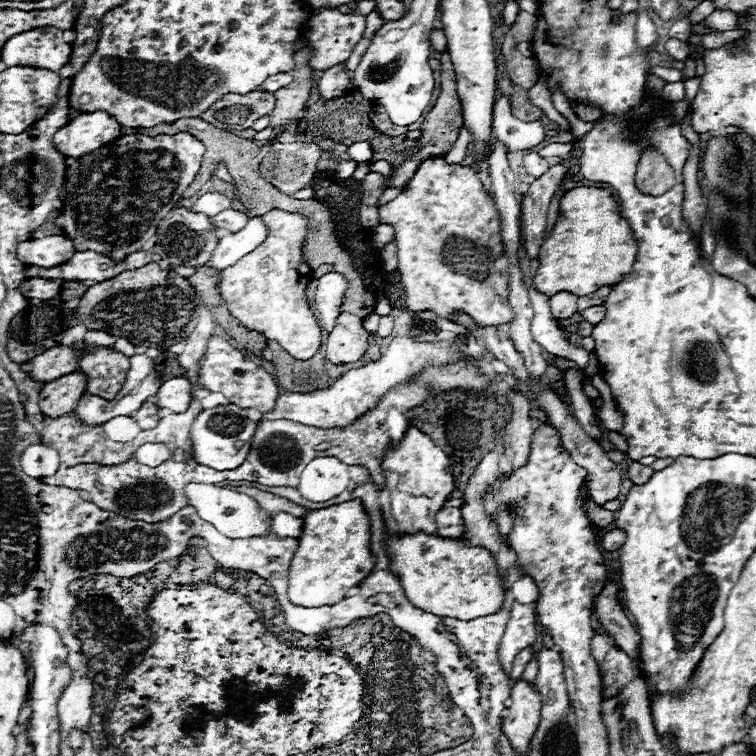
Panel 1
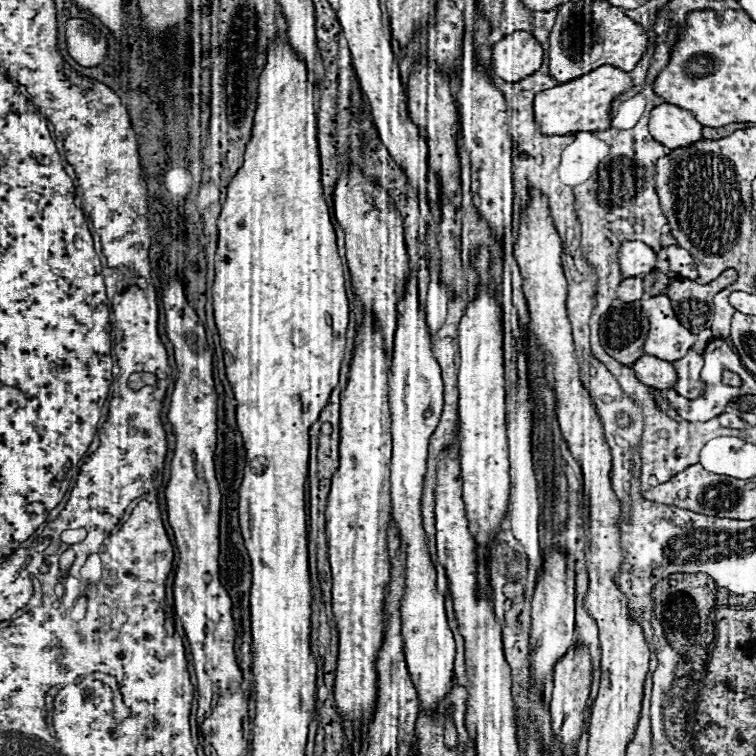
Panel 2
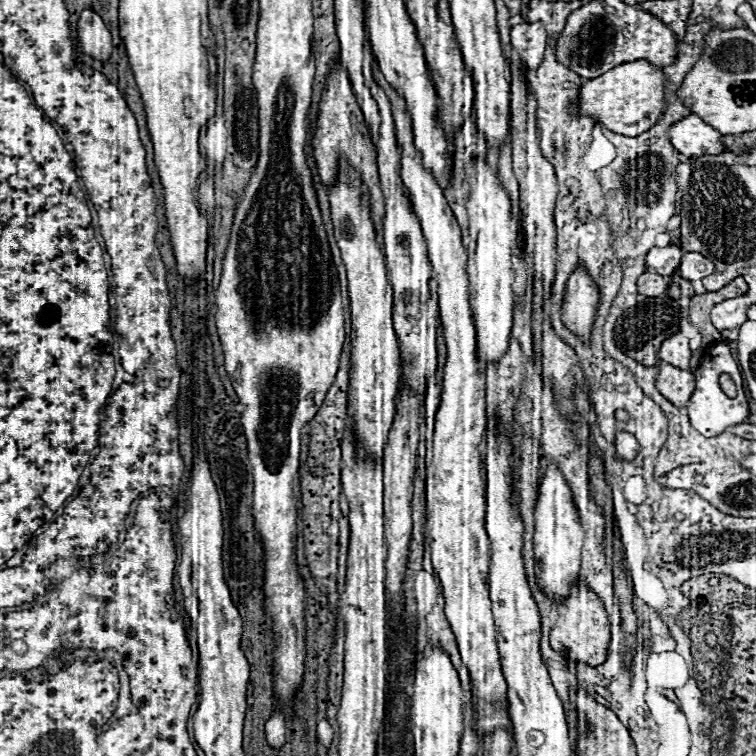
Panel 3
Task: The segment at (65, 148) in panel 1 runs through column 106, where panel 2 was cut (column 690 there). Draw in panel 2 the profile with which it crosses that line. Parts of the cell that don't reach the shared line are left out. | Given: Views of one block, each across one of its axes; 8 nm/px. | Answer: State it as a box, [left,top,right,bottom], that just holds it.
[648,104,702,148]

